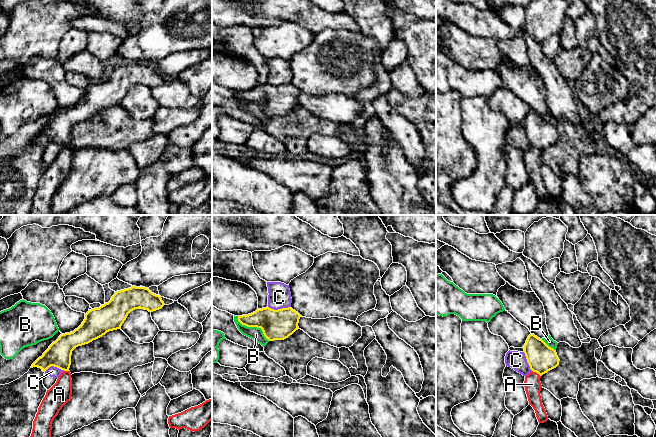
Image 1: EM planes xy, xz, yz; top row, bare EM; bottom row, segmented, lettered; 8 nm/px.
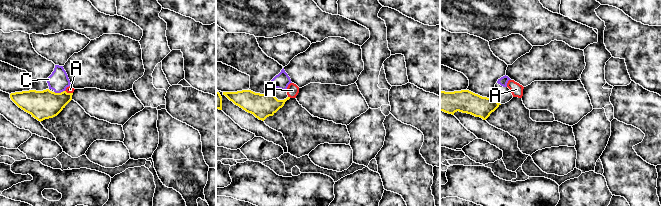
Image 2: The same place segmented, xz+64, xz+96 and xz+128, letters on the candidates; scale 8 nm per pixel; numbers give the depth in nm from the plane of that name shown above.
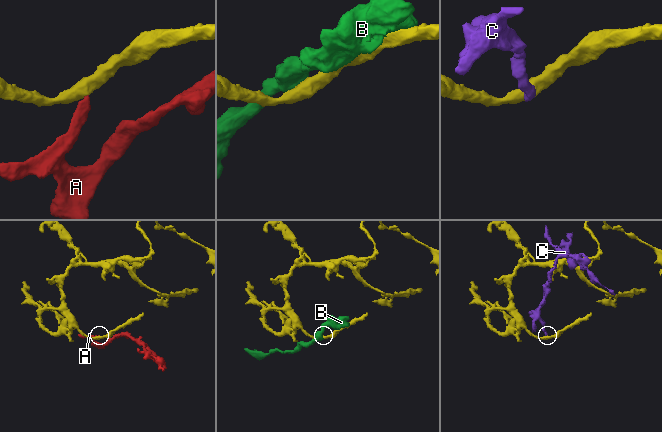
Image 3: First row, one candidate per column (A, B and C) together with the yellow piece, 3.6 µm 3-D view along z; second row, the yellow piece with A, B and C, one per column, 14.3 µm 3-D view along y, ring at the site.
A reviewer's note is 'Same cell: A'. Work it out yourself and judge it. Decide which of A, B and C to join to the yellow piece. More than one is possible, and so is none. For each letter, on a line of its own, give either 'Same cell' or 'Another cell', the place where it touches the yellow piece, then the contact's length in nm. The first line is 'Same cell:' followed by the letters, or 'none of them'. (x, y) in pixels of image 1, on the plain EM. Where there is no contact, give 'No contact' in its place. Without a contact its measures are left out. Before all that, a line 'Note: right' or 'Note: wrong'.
Note: wrong
Same cell: none of them
A: Another cell. Touches yellow at yz (536, 148). Shared border 90 nm
B: Another cell. Touches yellow at xz (253, 102). Shared border 320 nm
C: Another cell. Touches yellow at xz (279, 85). Shared border 180 nm

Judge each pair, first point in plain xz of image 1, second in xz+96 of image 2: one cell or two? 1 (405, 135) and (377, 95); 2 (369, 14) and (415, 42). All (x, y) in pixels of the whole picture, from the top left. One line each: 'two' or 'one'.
1: two
2: two

